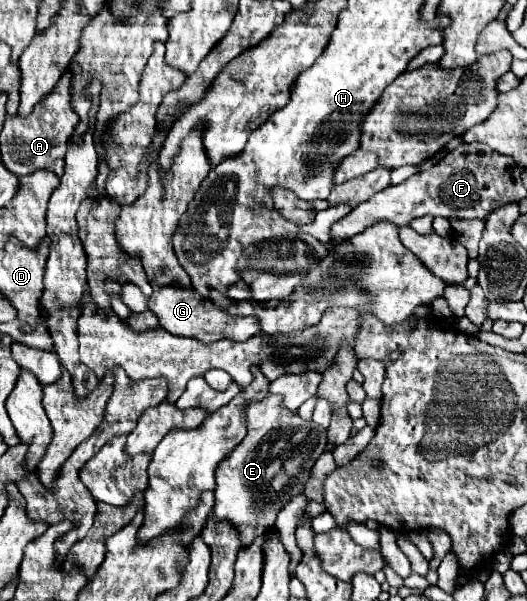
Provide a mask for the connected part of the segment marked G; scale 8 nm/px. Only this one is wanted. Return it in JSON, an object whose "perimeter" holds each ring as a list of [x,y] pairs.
{"perimeter":[[[175,285],[161,287],[161,289],[153,291],[153,295],[149,299],[149,309],[155,311],[155,315],[159,315],[159,321],[163,323],[163,327],[169,333],[181,335],[181,337],[193,337],[203,343],[219,341],[221,337],[229,337],[235,341],[247,341],[251,335],[255,335],[259,331],[259,323],[255,323],[255,319],[251,319],[251,317],[227,319],[227,315],[223,315],[221,307],[215,307],[211,301],[203,299],[195,289],[181,289]]]}

